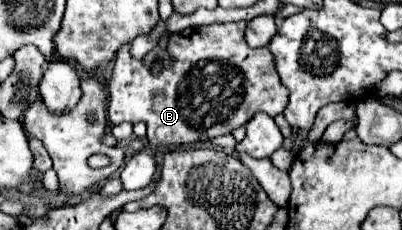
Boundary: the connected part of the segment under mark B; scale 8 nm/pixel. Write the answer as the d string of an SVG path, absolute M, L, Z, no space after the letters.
M246 22L210 24L172 34L168 42L168 54L172 56L174 64L170 68L162 68L162 72L156 76L148 66L130 56L128 44L120 48L114 74L108 84L108 124L116 126L120 122L144 122L148 126L148 146L134 154L120 174L124 190L138 190L150 184L156 172L158 148L188 146L192 142L200 142L200 134L206 134L208 138L230 134L234 128L244 126L256 112L266 112L268 116L284 112L288 104L288 90L280 82L280 76L274 68L274 58L268 48L250 48L244 40L244 28Z

